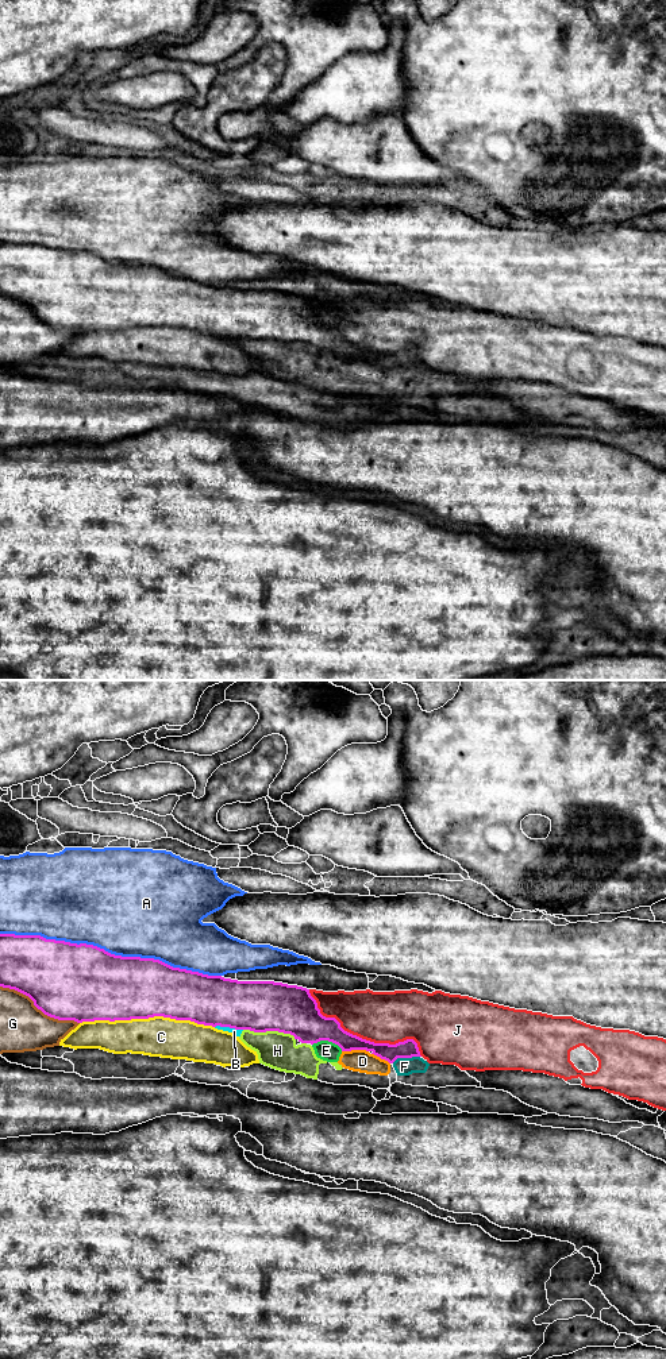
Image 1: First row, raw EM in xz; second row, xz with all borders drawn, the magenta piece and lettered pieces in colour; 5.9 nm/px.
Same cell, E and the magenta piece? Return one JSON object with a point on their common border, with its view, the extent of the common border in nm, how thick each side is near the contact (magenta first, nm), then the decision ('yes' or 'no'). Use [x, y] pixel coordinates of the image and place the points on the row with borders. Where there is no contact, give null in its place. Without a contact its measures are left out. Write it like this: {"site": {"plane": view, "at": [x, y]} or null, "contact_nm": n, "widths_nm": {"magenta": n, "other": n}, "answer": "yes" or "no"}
{"site": {"plane": "xz", "at": [327, 1039]}, "contact_nm": 190, "widths_nm": {"magenta": 260, "other": 120}, "answer": "no"}

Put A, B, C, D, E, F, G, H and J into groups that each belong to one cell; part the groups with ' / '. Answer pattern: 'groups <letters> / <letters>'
groups A / B D E F H / C / G / J

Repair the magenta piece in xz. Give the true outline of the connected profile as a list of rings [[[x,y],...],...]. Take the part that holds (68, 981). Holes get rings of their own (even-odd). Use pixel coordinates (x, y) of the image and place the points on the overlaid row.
[[[0,934],[0,987],[15,989],[28,996],[45,1015],[58,1020],[77,1023],[95,1020],[131,1020],[163,1016],[176,1020],[190,1020],[204,1026],[220,1026],[254,1032],[278,1031],[290,1034],[301,1043],[328,1041],[342,1051],[366,1050],[393,1063],[397,1058],[421,1057],[417,1043],[407,1039],[396,1045],[374,1043],[344,1031],[335,1018],[320,1014],[309,989],[274,981],[238,981],[222,976],[173,968],[159,960],[115,955],[104,949],[86,943],[46,939],[41,935]]]

